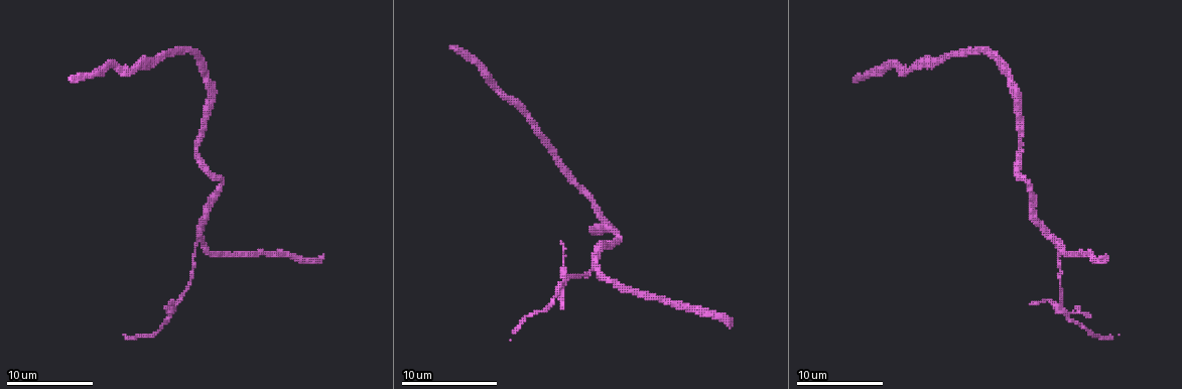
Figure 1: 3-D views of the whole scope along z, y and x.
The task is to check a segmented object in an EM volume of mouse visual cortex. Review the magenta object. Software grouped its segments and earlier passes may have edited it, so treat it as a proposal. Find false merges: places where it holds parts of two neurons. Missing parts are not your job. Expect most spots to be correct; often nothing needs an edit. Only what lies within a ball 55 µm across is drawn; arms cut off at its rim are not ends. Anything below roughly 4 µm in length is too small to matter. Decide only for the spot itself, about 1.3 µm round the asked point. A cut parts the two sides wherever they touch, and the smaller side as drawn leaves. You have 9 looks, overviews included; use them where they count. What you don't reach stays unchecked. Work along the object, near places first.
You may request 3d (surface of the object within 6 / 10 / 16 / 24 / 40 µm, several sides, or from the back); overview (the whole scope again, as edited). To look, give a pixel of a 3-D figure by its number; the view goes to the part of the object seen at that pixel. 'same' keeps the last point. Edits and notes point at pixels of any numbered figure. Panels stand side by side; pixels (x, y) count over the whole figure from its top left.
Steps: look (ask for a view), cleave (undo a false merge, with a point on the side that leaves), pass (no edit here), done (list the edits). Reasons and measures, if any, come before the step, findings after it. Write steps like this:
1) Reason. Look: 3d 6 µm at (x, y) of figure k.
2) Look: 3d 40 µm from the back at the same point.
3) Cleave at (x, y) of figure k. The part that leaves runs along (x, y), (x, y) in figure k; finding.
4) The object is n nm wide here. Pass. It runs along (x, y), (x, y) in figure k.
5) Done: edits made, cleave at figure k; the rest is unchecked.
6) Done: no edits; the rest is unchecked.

Look: 3d 6 µm at (1022, 139) of figure 1.

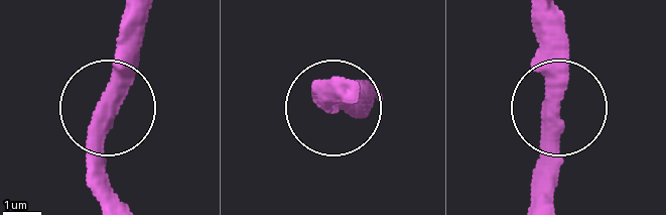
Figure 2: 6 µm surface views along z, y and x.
The side arm is 36 µm long. Pass. It runs along (548, 105), (554, 199) in figure 2; all the same neuron.

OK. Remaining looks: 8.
Sudden change in width. Look: 3d 10 µm at (209, 94) of figure 1.

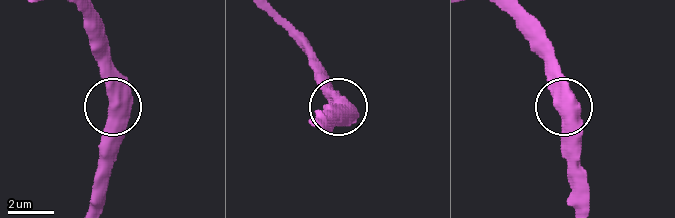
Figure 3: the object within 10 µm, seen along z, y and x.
Closer look. Look: 3d 6 µm at (112, 109) of figure 3.

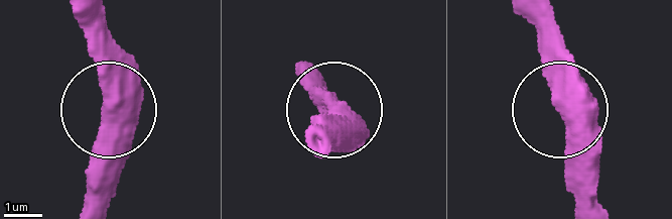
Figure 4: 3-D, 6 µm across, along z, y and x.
Pass. It runs along (579, 198), (553, 14) in figure 4; all the same neuron.

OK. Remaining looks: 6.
Thick turns thin. Look: 3d 10 µm at (521, 109) of figure 1.

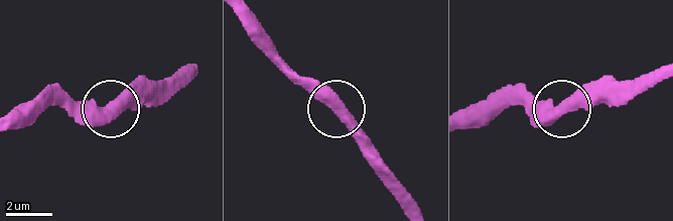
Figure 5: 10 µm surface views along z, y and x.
Look: 3d 6 µm at (110, 106) of figure 5.

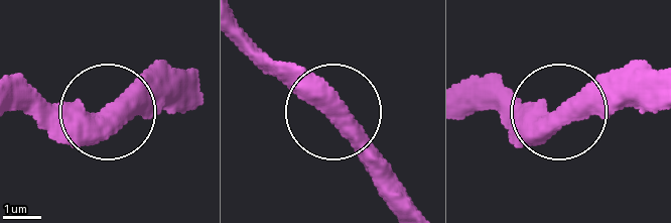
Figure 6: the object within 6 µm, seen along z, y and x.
Pass. All the same neuron.

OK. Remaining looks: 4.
Side arm on a straight run. Look: 3d 10 µm at (595, 269) of figure 1.

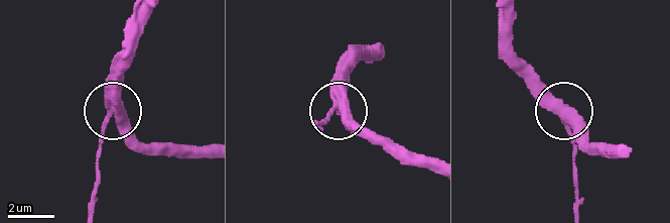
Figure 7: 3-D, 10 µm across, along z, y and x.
Closer look. Look: 3d 6 µm at (565, 114) of figure 7.

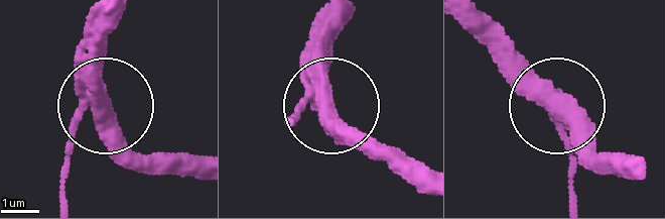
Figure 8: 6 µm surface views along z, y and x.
The side arm is 18 µm long. Pass. It runs along (475, 10), (604, 172) in figure 8; continuous, no second neuron.

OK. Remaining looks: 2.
Done: no edits; the rest is unchecked.

